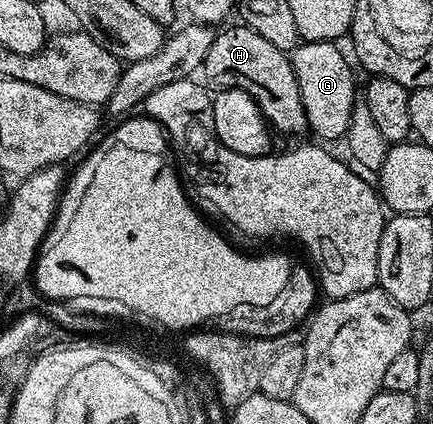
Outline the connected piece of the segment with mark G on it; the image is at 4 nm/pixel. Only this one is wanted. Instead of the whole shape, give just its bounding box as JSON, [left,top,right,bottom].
[292,42,356,140]

